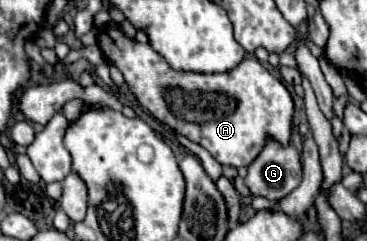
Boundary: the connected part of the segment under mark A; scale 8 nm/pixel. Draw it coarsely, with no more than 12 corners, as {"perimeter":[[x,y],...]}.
{"perimeter":[[100,29],[142,107],[236,169],[290,145],[292,95],[246,57],[174,71]]}

